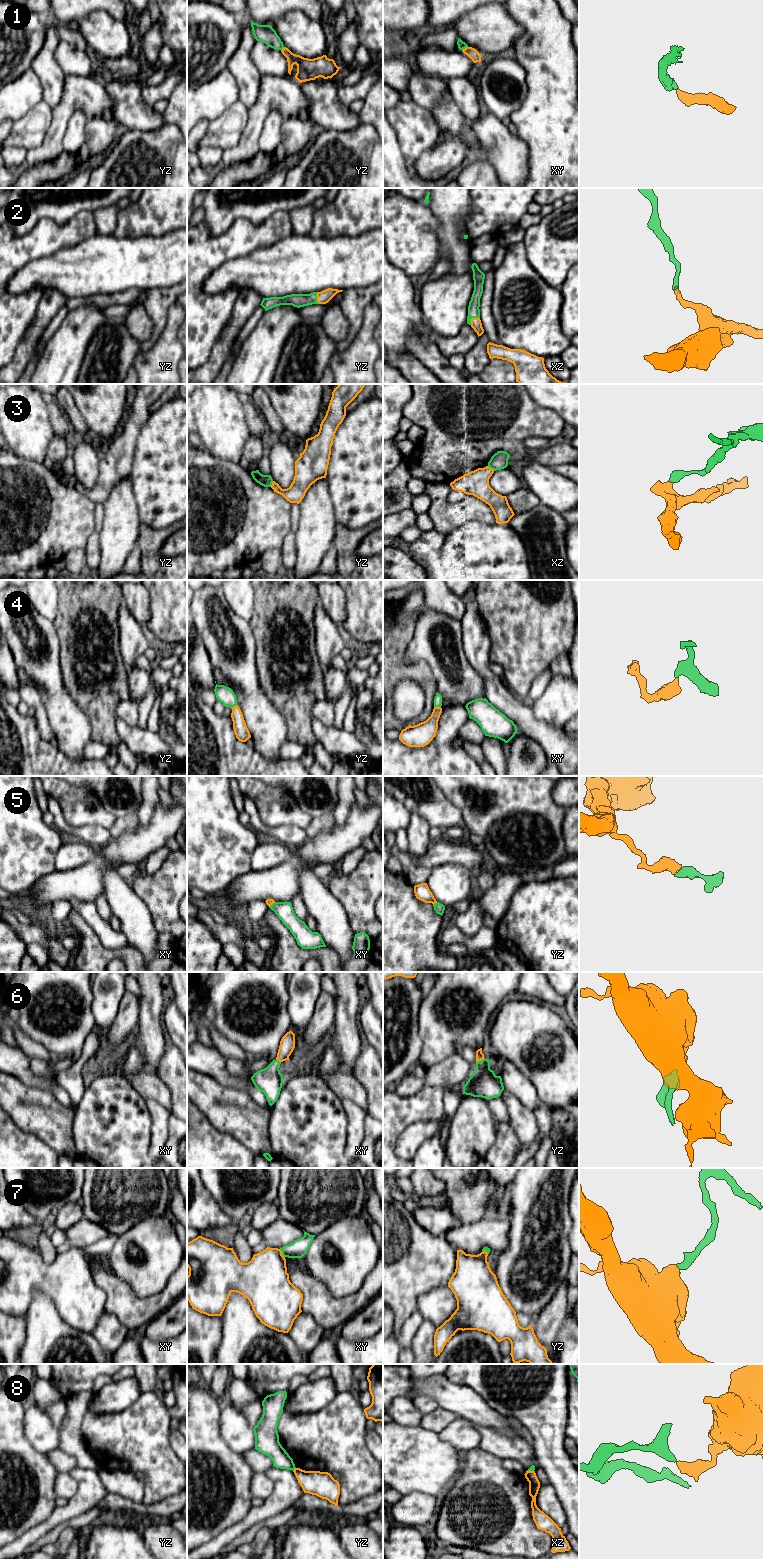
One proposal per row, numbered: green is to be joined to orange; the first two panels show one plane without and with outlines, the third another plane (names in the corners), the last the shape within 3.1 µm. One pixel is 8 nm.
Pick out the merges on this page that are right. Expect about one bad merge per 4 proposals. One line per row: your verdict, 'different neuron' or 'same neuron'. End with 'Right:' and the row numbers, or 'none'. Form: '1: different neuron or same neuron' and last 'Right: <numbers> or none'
1: same neuron
2: same neuron
3: different neuron
4: same neuron
5: same neuron
6: same neuron
7: same neuron
8: different neuron
Right: 1, 2, 4, 5, 6, 7

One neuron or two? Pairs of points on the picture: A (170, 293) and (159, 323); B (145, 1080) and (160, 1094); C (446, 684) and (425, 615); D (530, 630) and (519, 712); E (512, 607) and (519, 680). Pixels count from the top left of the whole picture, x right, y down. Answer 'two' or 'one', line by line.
A: one
B: one
C: one
D: two
E: one

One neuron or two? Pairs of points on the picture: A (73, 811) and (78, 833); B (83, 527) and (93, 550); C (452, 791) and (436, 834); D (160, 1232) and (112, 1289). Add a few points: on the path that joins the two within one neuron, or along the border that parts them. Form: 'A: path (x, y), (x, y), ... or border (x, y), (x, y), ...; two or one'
A: border (61, 810), (64, 819), (71, 826), (100, 826); two
B: border (94, 530), (84, 548), (73, 548), (68, 552); two
C: border (443, 832), (445, 836); two
D: border (112, 1271), (123, 1279), (137, 1295); two

